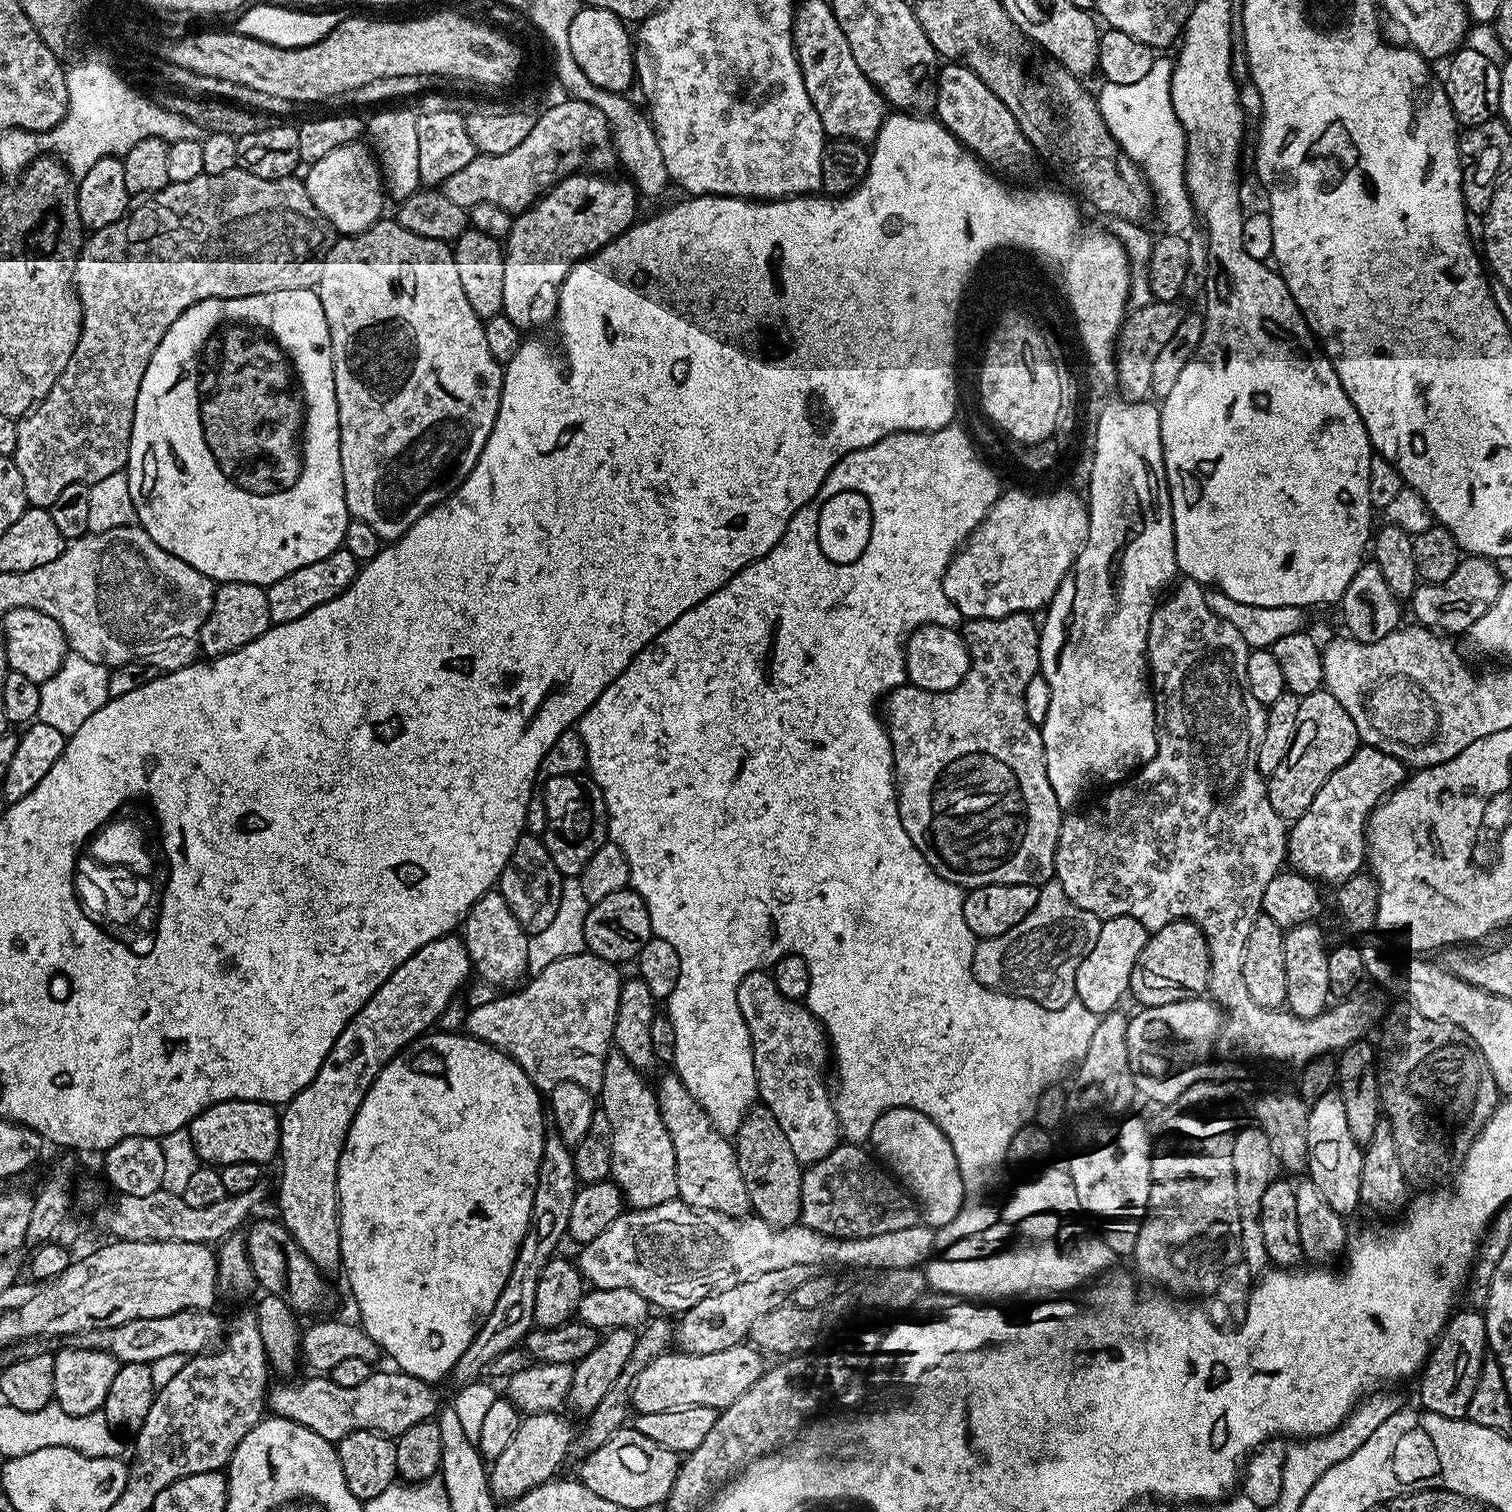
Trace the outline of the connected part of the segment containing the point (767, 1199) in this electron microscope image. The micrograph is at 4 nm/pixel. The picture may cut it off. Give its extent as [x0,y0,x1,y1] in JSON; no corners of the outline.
[734,1106,804,1228]

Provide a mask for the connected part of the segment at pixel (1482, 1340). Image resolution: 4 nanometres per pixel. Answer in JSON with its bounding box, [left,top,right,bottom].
[1419,1311,1488,1420]

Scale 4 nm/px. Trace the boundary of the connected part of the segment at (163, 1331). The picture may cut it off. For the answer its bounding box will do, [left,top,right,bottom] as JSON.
[66,1310,222,1364]

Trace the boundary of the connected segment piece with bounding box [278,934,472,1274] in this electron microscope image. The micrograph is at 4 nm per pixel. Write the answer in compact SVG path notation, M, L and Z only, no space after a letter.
M449 934L440 940L422 946L390 978L371 998L358 1010L358 1014L338 1034L330 1054L322 1062L318 1074L307 1086L283 1105L280 1117L280 1213L279 1219L290 1230L290 1234L302 1246L306 1258L316 1263L317 1268L325 1274L331 1274L340 1263L340 1202L336 1198L338 1182L338 1162L348 1137L350 1126L354 1122L354 1114L358 1114L358 1106L366 1098L370 1086L378 1078L378 1074L393 1058L407 1048L413 1040L425 1035L433 1027L432 1024L452 1004L456 991L469 983L472 963L463 939L459 935Z

